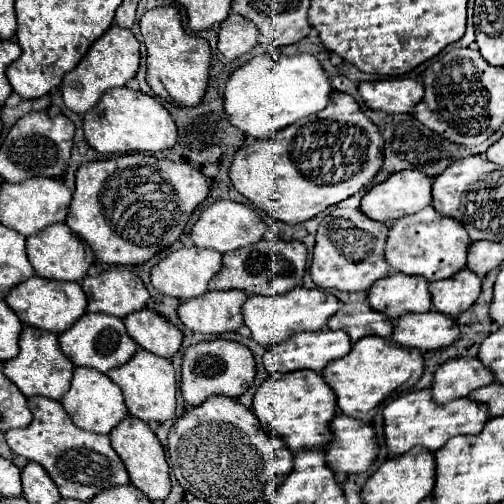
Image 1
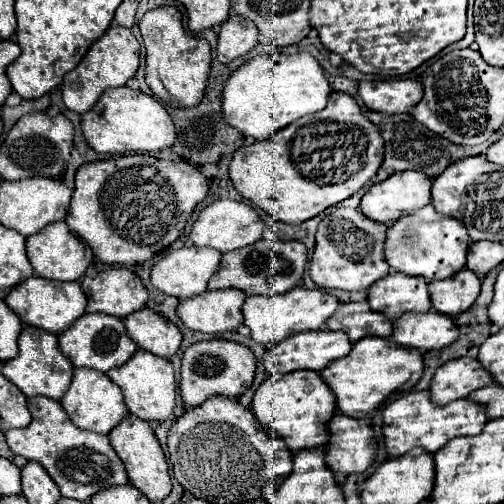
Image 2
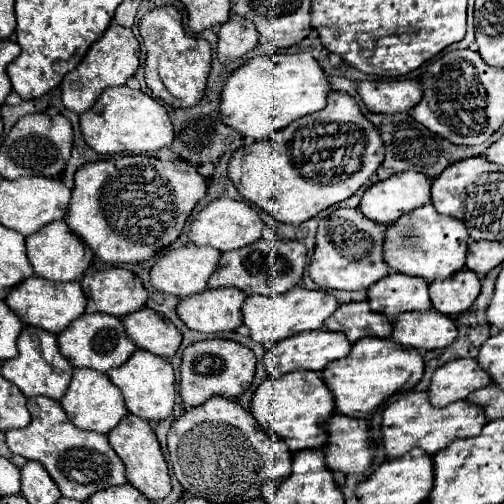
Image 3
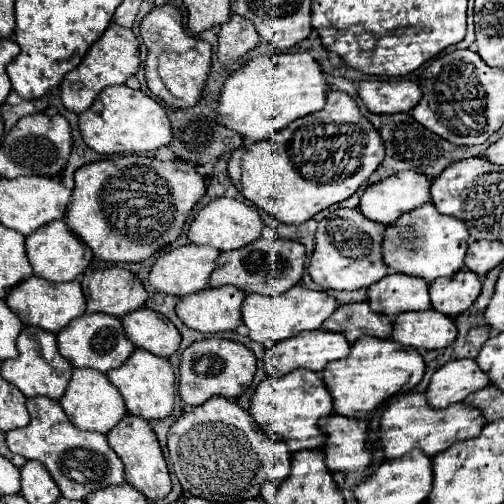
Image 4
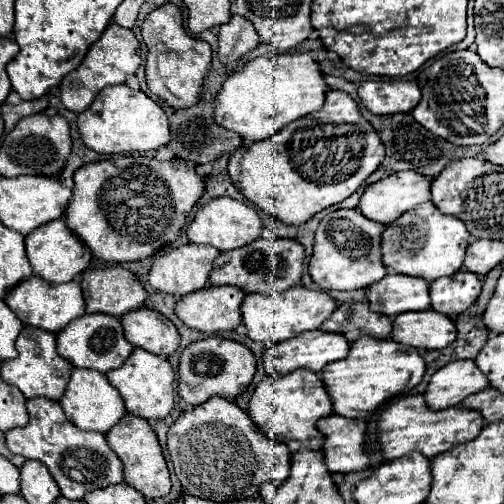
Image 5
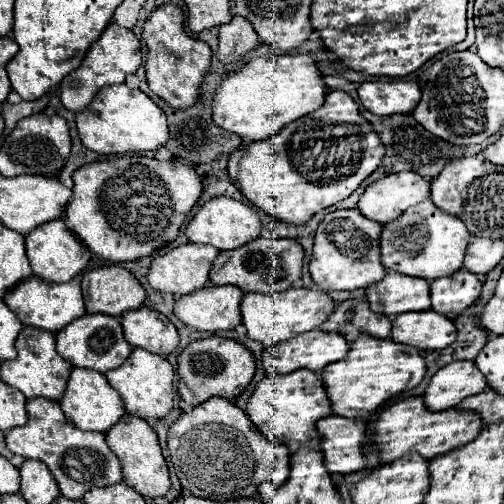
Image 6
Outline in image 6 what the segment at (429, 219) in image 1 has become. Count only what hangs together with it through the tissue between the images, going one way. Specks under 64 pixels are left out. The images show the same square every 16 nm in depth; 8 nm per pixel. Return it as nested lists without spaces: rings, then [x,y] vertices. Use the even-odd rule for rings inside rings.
[[[424,200],[402,212],[396,220],[384,224],[380,236],[380,260],[386,270],[432,282],[442,276],[452,276],[462,268],[468,240],[470,232],[460,218],[440,212],[432,200]]]

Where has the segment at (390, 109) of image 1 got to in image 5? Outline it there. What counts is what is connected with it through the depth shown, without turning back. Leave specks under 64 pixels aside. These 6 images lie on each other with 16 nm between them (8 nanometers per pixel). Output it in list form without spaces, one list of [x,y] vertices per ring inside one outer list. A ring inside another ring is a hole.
[[[412,80],[362,82],[358,96],[372,114],[406,114],[420,102],[420,86]]]

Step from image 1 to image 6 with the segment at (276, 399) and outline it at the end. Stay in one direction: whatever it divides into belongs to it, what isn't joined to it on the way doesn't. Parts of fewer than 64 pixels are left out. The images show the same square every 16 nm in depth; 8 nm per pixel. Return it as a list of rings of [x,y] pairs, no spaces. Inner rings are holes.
[[[296,370],[292,374],[284,376],[266,376],[258,382],[254,394],[248,400],[246,414],[252,420],[252,424],[270,440],[286,444],[290,452],[296,452],[298,448],[320,448],[320,434],[316,430],[316,422],[324,416],[328,416],[330,402],[324,392],[322,380],[308,370]]]

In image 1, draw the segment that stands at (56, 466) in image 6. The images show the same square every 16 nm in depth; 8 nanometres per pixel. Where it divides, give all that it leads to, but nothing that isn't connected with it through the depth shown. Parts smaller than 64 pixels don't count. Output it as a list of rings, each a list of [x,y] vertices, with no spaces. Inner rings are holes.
[[[34,396],[28,398],[28,408],[34,416],[30,426],[8,430],[6,442],[14,454],[20,454],[26,460],[42,464],[50,474],[50,478],[56,482],[62,498],[88,502],[92,496],[96,496],[102,490],[130,482],[122,460],[110,448],[108,436],[86,432],[74,426],[58,400]]]

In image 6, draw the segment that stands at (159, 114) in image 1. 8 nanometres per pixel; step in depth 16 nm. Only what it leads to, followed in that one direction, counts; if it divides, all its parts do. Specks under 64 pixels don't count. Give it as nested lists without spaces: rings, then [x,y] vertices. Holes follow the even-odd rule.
[[[126,84],[100,88],[88,108],[76,114],[76,130],[88,150],[106,156],[158,150],[168,140],[168,124],[164,112],[142,90],[130,90]]]

